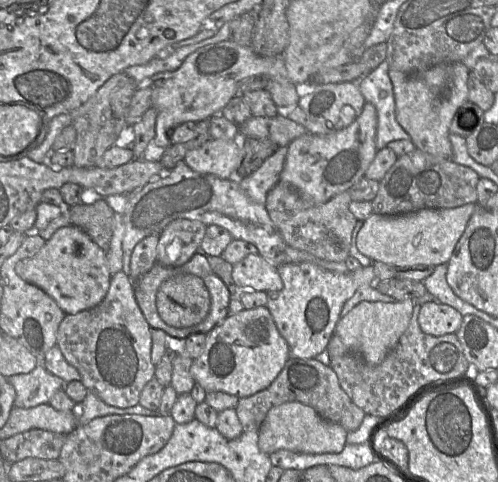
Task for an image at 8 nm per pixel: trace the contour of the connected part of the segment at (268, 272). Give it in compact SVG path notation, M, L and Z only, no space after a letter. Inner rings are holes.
M249 254L233 265L232 278L241 290L269 292L283 288L278 268L260 254Z

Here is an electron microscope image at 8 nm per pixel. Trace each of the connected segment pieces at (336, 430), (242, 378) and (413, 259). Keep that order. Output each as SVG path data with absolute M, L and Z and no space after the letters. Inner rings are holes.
M286 402L272 407L258 430L258 447L270 455L278 450L304 454L340 453L346 445L347 431L337 423L322 418L312 407L300 402Z
M267 306L229 314L206 334L201 354L193 359L190 373L206 392L226 392L238 398L267 388L290 358L289 346L279 333Z
M466 204L450 209L422 209L401 215L372 213L361 227L357 249L373 262L380 261L393 266L447 264L471 218L476 204Z

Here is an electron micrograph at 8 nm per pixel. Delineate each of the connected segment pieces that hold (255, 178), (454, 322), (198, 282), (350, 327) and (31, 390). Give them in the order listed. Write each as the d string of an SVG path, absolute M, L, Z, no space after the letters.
M287 146L278 147L258 170L239 182L241 190L254 202L265 205L268 192L279 182Z
M438 301L426 302L420 306L418 323L421 330L432 336L456 333L463 316L455 308Z
M177 274L165 280L156 296L161 319L169 326L187 328L202 322L211 306L209 291L202 278Z
M411 299L395 303L362 301L338 320L334 334L368 365L377 366L397 345L399 338L408 328L413 308L414 303Z
M38 363L29 373L6 378L16 391L14 406L19 408L48 404L52 396L66 384L63 379L50 373L42 363Z

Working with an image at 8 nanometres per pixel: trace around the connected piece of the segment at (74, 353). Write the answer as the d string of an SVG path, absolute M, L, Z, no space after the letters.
M122 270L112 276L108 292L98 305L65 315L58 328L57 345L67 362L79 371L88 391L110 406L126 408L139 404L143 387L155 374L151 360L151 327L136 302L134 281Z

